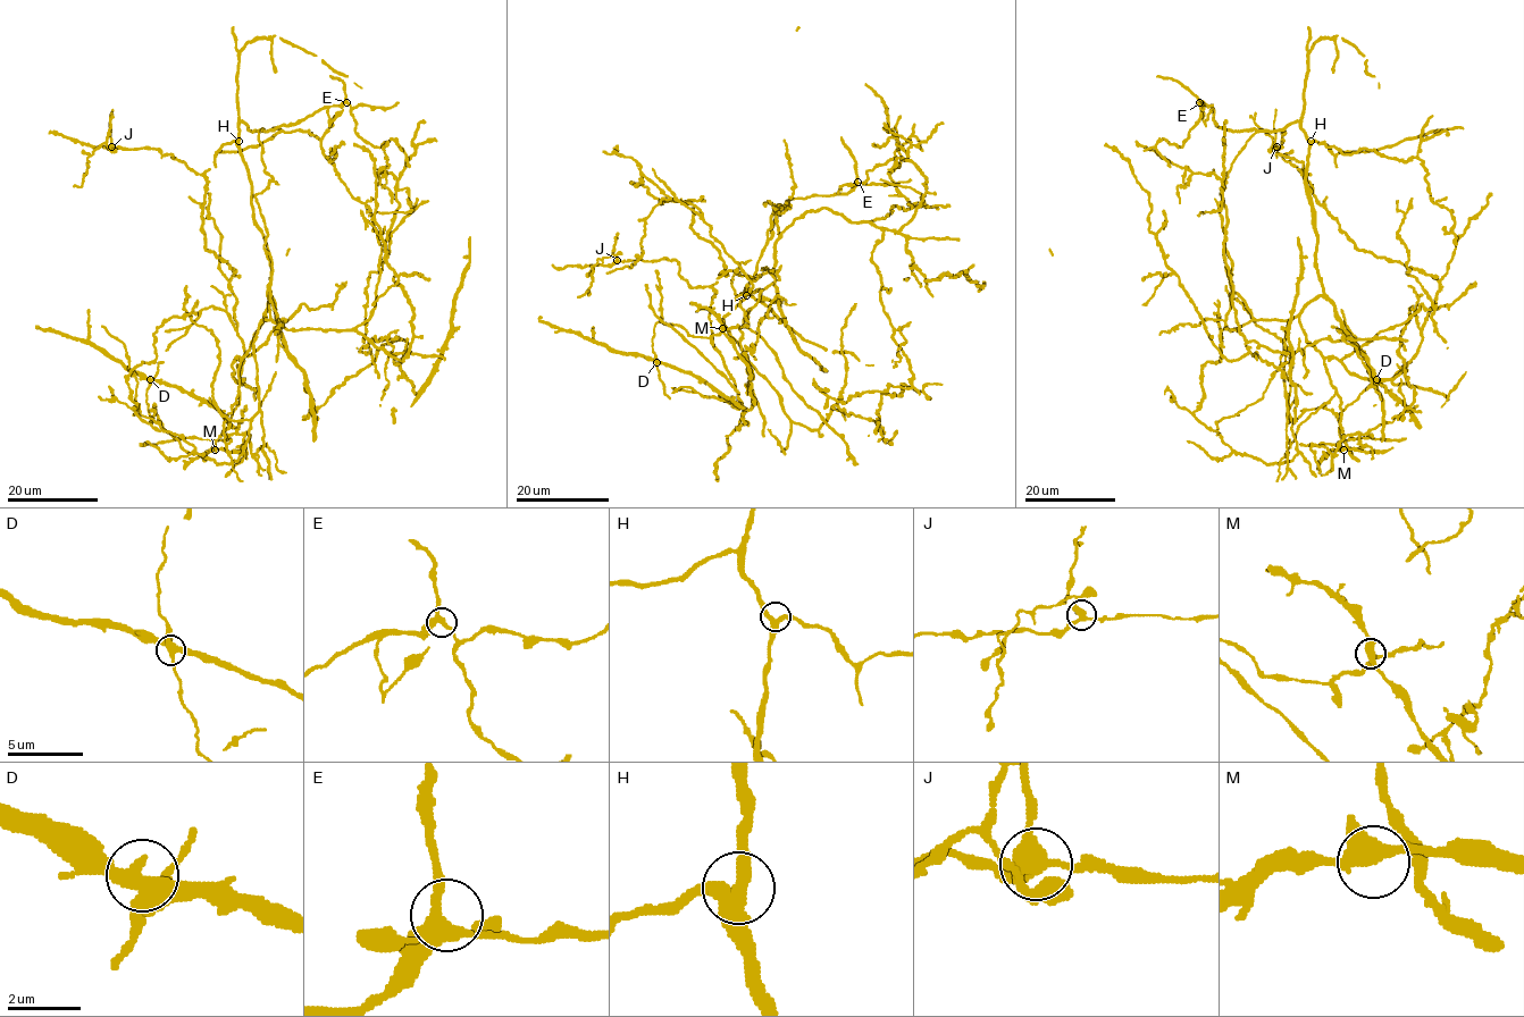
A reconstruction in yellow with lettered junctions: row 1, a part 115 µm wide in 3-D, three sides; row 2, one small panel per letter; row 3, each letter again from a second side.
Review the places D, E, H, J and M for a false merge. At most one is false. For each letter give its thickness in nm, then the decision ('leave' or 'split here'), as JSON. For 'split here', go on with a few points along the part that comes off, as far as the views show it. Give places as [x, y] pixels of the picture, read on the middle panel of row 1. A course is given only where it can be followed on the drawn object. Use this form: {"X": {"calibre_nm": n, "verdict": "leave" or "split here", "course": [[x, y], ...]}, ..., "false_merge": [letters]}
{"D": {"calibre_nm": 440, "verdict": "leave"}, "E": {"calibre_nm": 340, "verdict": "leave"}, "H": {"calibre_nm": 360, "verdict": "leave"}, "J": {"calibre_nm": 360, "verdict": "split here", "course": [[617, 260], [613, 254], [599, 259], [591, 267], [589, 288], [577, 296]]}, "M": {"calibre_nm": 380, "verdict": "leave"}, "false_merge": ["J"]}

